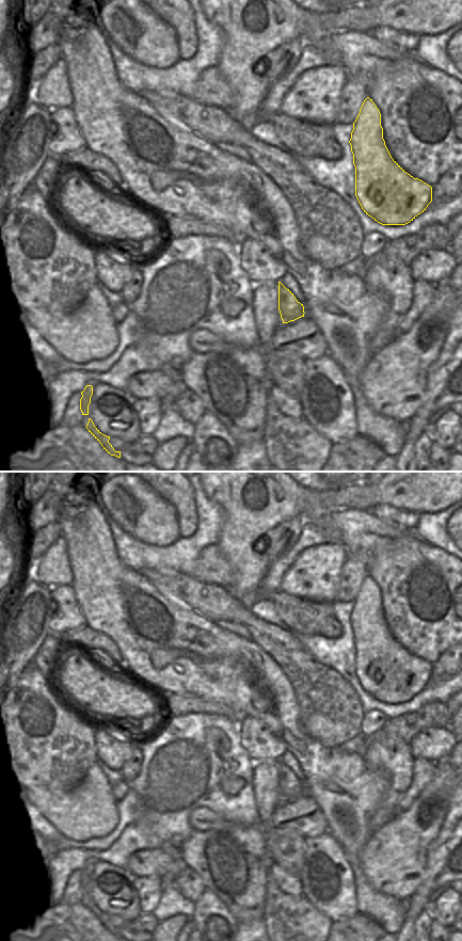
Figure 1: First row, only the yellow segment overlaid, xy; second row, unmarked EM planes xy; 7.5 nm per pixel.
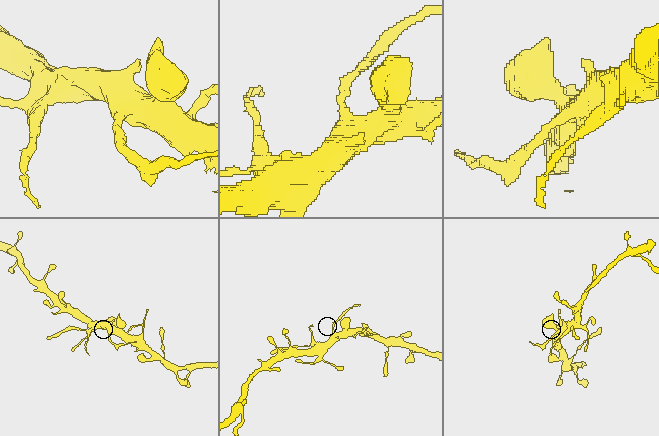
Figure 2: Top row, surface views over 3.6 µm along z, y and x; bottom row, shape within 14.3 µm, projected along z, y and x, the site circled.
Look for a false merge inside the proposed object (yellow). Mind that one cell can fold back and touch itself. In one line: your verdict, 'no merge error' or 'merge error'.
merge error

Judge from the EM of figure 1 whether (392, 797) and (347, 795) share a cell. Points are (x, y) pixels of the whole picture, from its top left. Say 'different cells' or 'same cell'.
different cells

